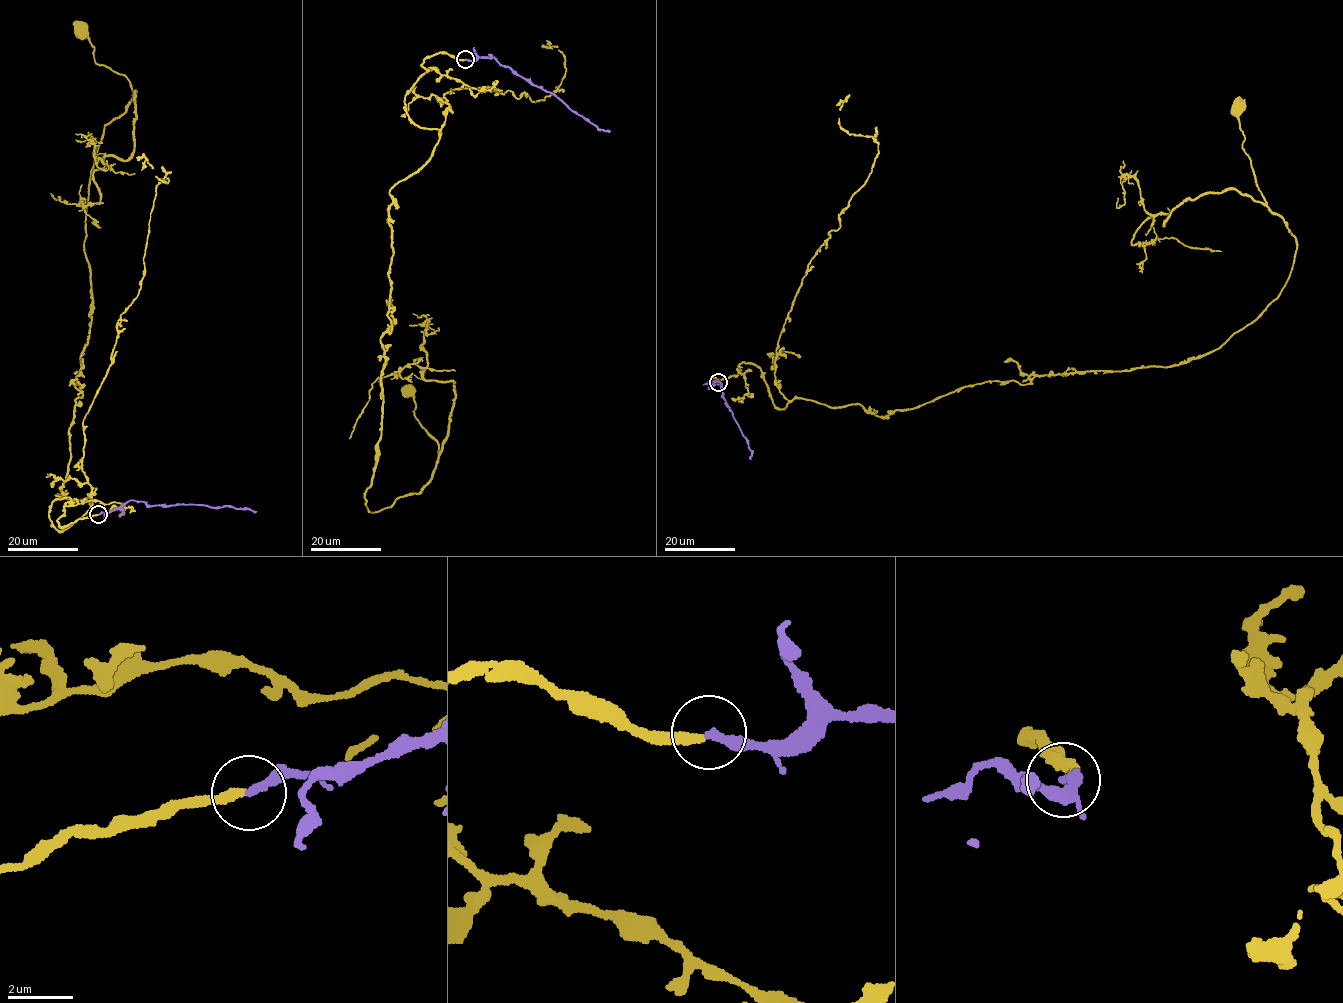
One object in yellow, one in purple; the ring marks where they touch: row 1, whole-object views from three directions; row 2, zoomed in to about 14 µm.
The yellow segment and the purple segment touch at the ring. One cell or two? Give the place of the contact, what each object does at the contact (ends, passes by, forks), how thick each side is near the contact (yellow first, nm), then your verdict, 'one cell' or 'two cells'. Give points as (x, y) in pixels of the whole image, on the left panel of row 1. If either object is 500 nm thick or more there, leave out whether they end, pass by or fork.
at (98, 514); yellow ends there; purple ends there; 260 nm thick on the yellow side, 280 nm on the other; two cells

